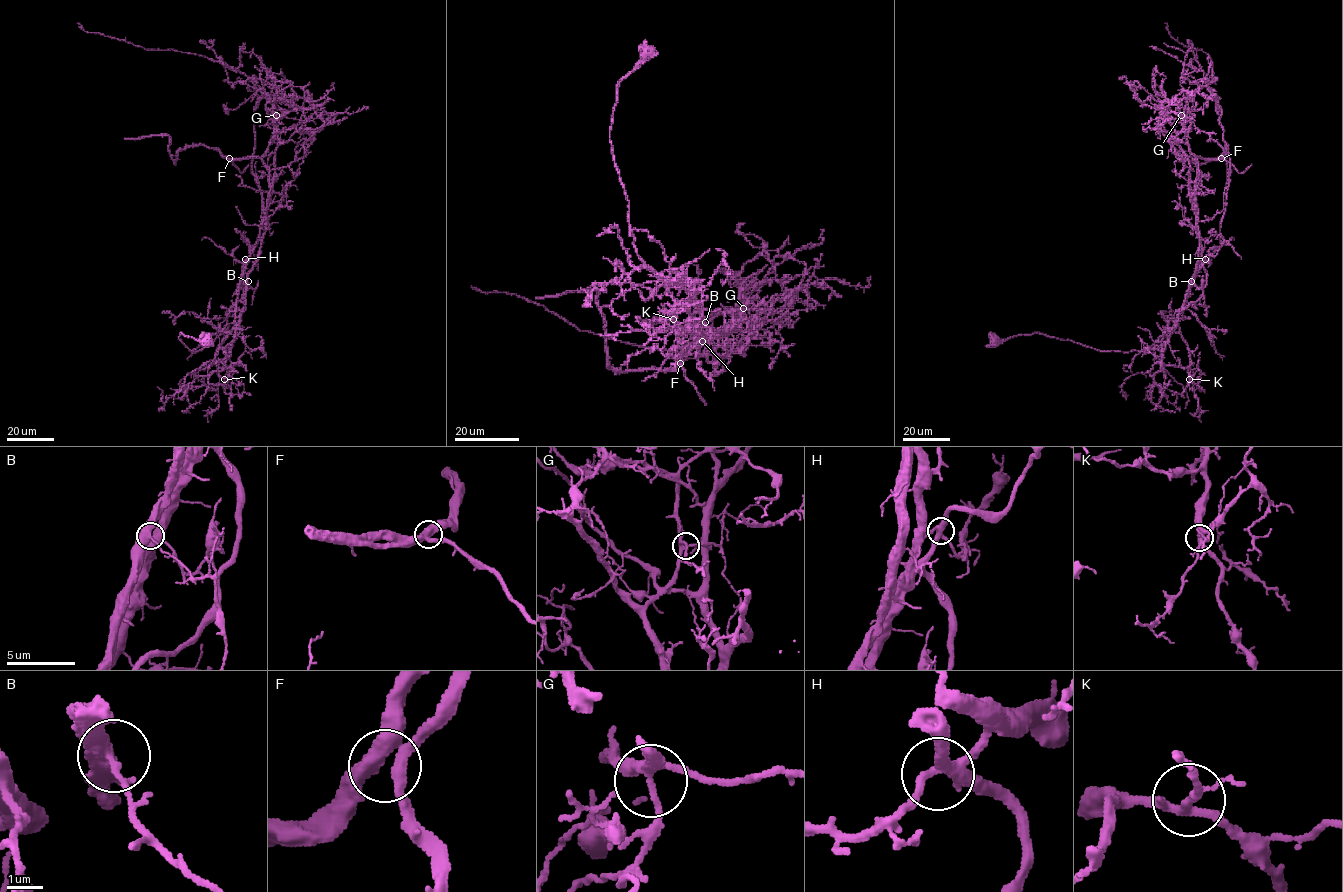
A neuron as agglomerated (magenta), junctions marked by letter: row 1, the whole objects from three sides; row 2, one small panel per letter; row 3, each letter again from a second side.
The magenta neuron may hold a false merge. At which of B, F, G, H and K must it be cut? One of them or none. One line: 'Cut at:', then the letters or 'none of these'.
Cut at: G

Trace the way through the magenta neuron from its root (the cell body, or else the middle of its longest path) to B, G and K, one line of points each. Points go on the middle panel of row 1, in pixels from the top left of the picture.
B: (647, 52), (618, 83), (612, 153), (628, 202), (637, 255), (677, 300), (698, 309), (705, 322)
G: (647, 52), (618, 83), (610, 127), (636, 254), (687, 303), (704, 334), (742, 320), (743, 298), (744, 308)
K: (647, 52), (618, 83), (610, 142), (628, 202), (634, 247), (665, 281), (679, 306), (661, 321), (673, 319)

